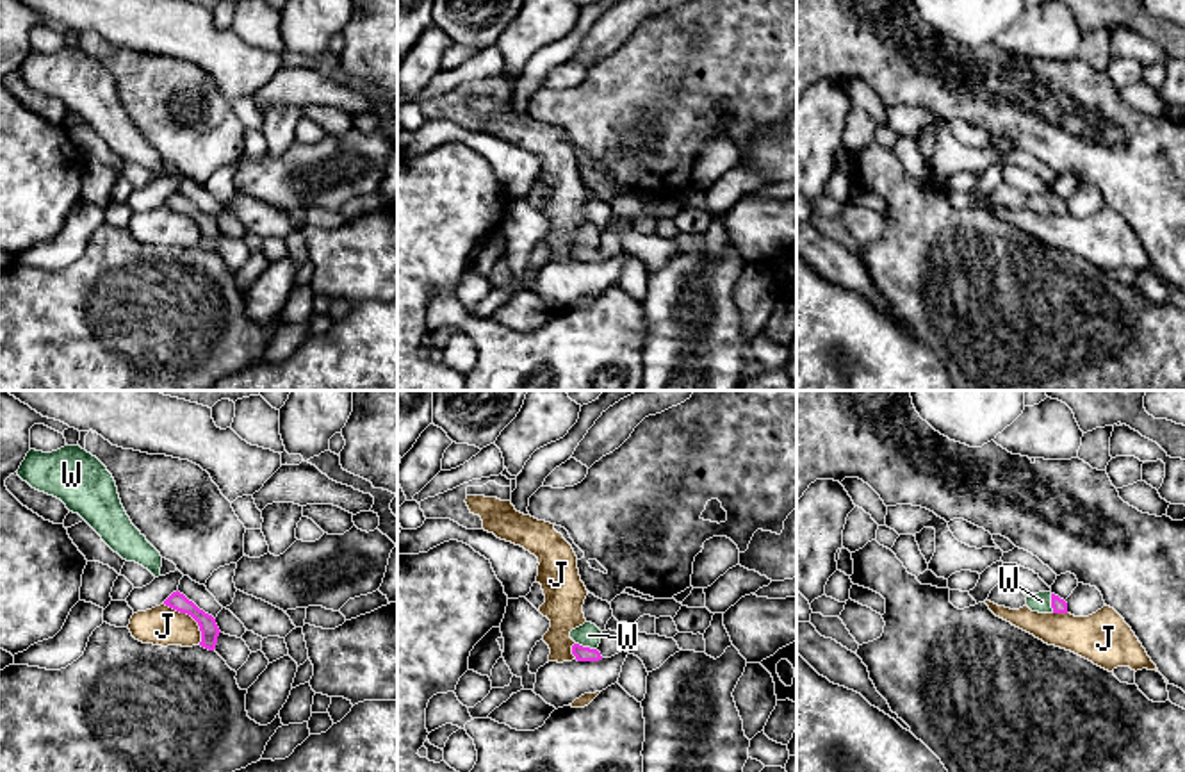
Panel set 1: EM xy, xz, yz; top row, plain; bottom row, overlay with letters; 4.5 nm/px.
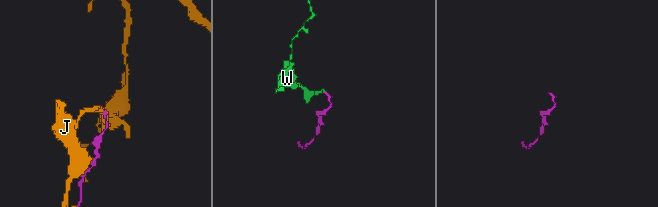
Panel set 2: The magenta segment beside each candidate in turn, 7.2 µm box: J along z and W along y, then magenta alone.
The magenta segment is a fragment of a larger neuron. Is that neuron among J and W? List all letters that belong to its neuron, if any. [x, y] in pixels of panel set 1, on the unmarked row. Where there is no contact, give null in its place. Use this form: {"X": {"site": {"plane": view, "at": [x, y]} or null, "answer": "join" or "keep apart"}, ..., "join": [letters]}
{"J": {"site": {"plane": "xy", "at": [191, 216]}, "answer": "keep apart"}, "W": {"site": {"plane": "xz", "at": [587, 248]}, "answer": "join"}, "join": ["W"]}

